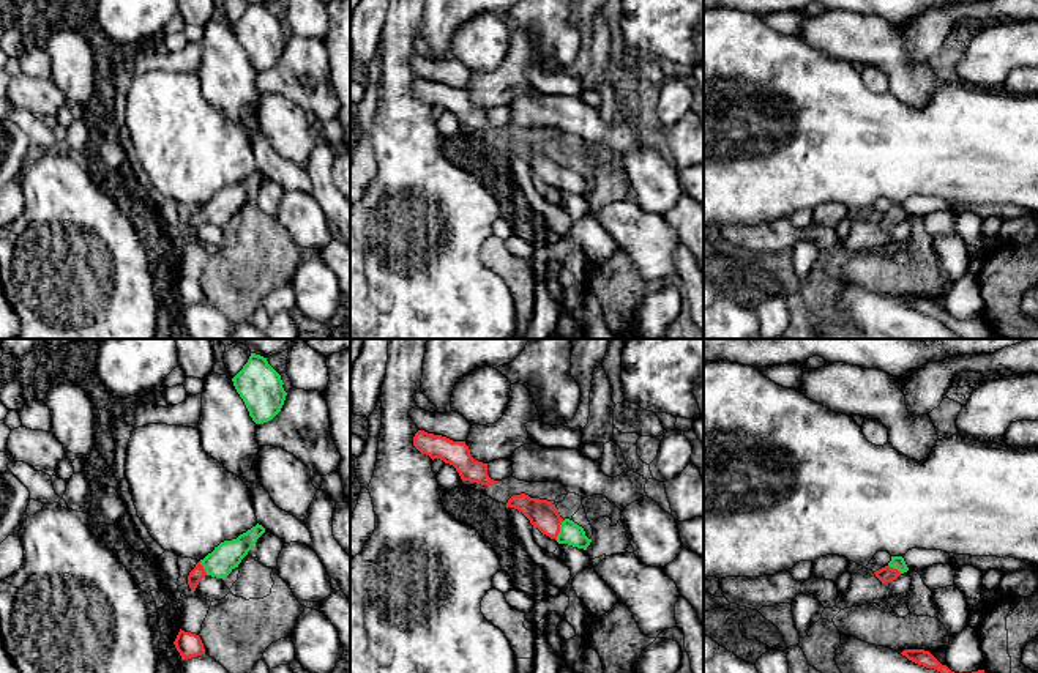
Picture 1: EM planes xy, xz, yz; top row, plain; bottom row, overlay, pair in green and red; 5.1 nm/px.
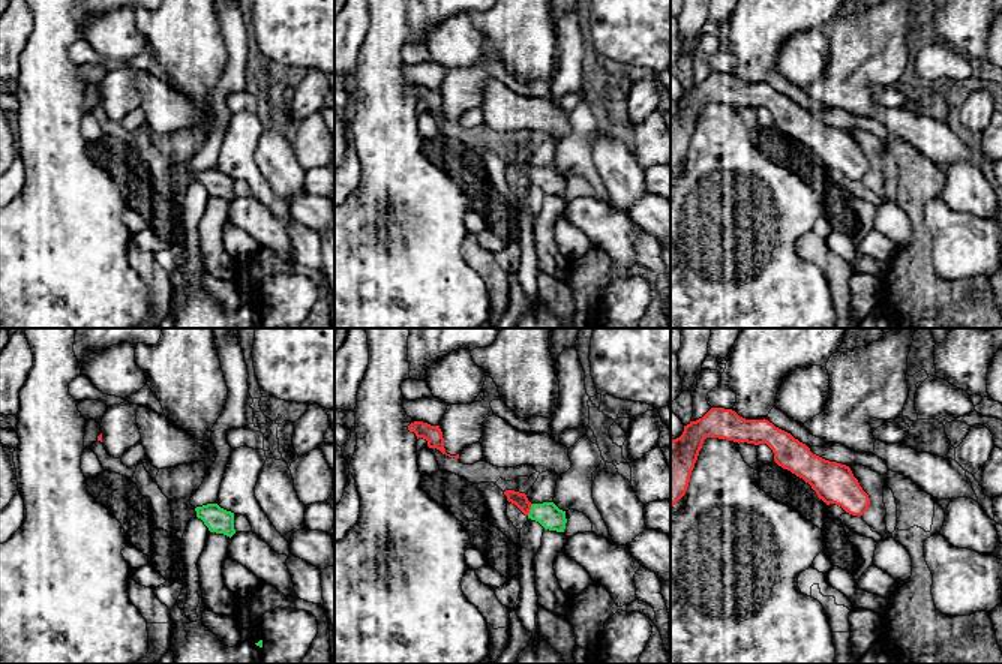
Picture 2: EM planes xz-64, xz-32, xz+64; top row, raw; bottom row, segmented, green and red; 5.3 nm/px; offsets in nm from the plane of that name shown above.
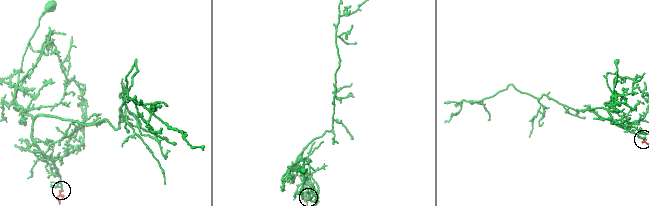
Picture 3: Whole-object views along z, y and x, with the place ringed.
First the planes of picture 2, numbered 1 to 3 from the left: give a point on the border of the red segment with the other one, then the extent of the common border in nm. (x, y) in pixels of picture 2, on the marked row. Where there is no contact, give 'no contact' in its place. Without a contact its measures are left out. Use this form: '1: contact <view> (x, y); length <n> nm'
1: no contact
2: contact xz-32 (530, 510); length 70 nm
3: no contact

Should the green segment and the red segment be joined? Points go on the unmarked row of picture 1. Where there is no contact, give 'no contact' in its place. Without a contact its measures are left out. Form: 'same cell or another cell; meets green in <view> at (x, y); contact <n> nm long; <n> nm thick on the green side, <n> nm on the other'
same cell; meets green in xz at (560, 177); contact 110 nm long; 110 nm thick on the green side, 150 nm on the other

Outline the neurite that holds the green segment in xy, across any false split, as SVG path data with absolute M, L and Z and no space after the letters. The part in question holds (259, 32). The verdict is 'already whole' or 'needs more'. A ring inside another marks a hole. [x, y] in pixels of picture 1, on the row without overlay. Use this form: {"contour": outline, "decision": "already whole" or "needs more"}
{"contour": "M251 0L232 28L256 71L268 69L281 58L287 39L267 5Z", "decision": "already whole"}

